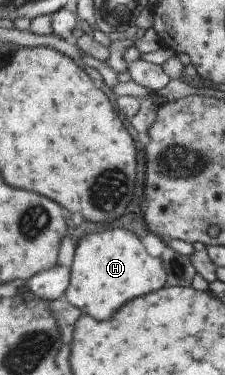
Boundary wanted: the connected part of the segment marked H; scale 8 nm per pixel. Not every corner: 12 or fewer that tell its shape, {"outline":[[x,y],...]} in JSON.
{"outline":[[129,231],[85,235],[62,299],[97,321],[165,286]]}

